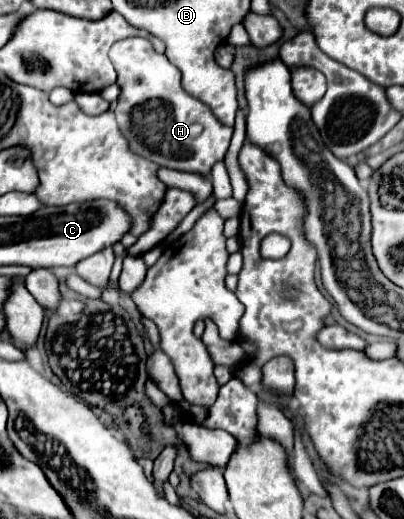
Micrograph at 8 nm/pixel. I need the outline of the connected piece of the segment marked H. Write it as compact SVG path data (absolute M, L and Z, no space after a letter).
M123 39L111 47L109 55L121 87L115 115L121 133L131 143L131 151L163 167L209 175L211 167L223 161L233 129L223 125L205 103L181 87L181 71L165 55L155 53L147 39Z

